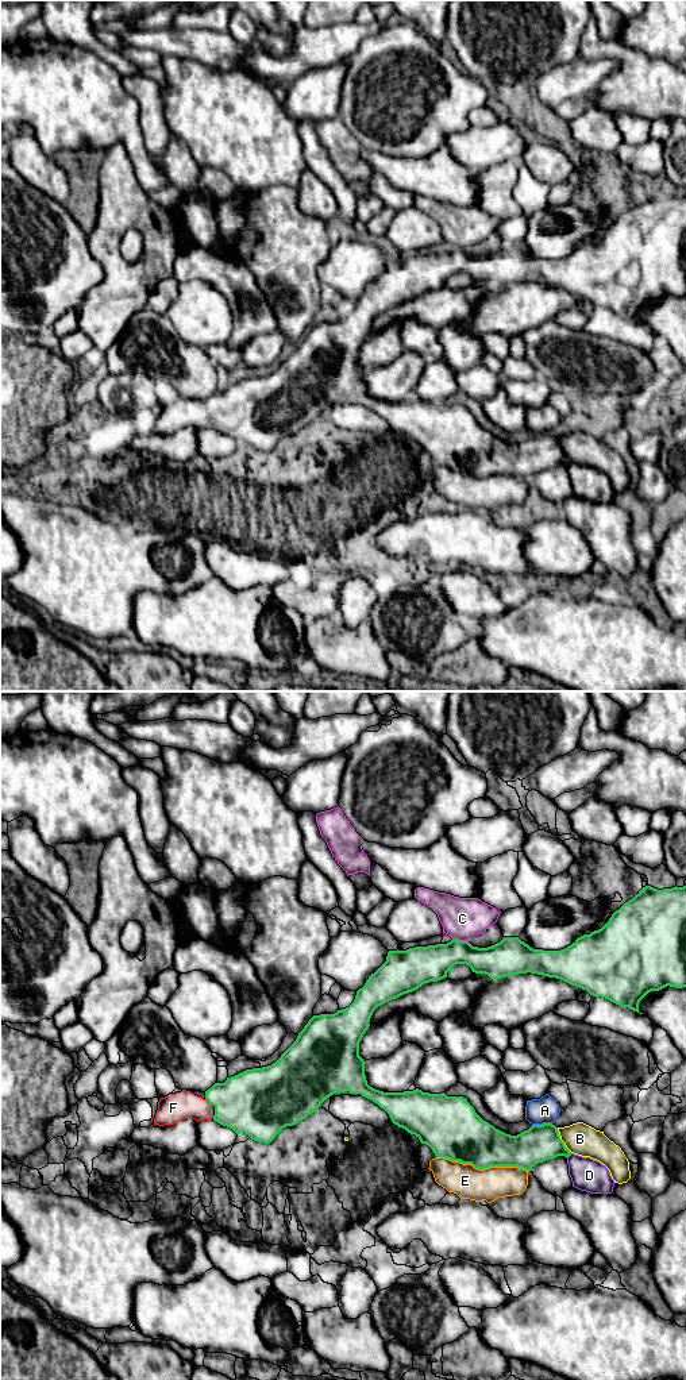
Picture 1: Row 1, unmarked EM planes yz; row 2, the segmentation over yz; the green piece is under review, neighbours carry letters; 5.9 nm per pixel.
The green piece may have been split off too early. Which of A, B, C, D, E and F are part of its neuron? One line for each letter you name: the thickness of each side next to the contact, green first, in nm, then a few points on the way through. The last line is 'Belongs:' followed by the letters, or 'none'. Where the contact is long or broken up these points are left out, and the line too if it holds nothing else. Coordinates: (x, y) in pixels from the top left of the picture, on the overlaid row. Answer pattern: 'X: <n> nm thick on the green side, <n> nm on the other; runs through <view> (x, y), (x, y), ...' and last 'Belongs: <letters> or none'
F: 380 nm thick on the green side, 160 nm on the other; runs through yz (250, 1102), (208, 1102), (173, 1107)
Belongs: F

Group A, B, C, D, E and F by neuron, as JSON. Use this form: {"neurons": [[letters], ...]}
{"neurons": [["A"], ["B", "E"], ["C"], ["D"], ["F"]]}

